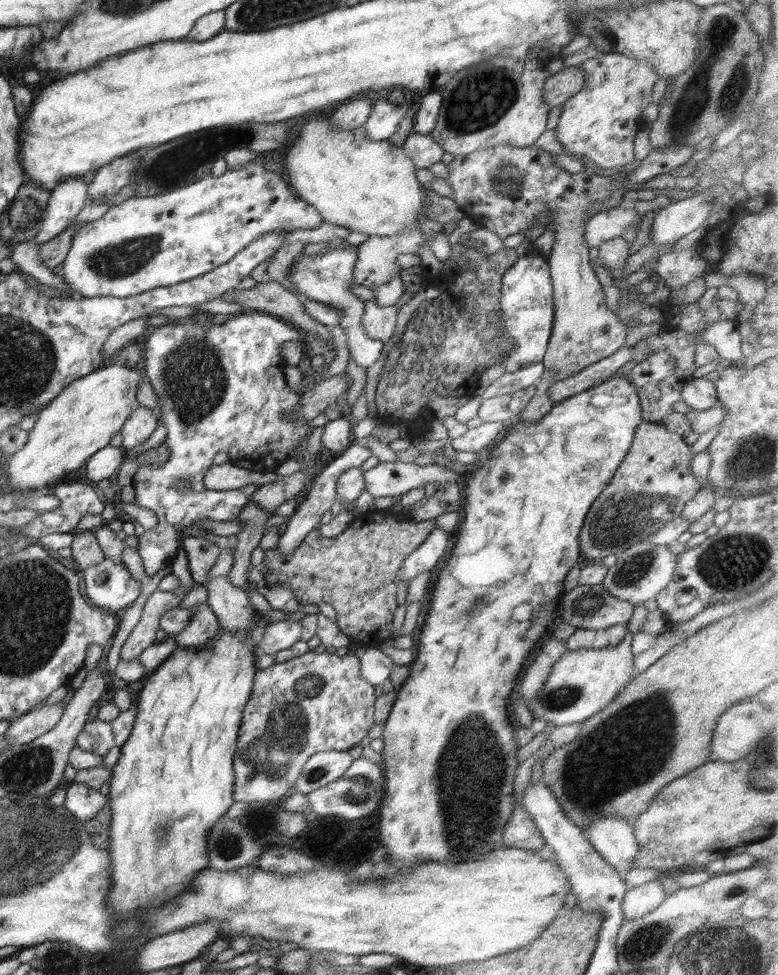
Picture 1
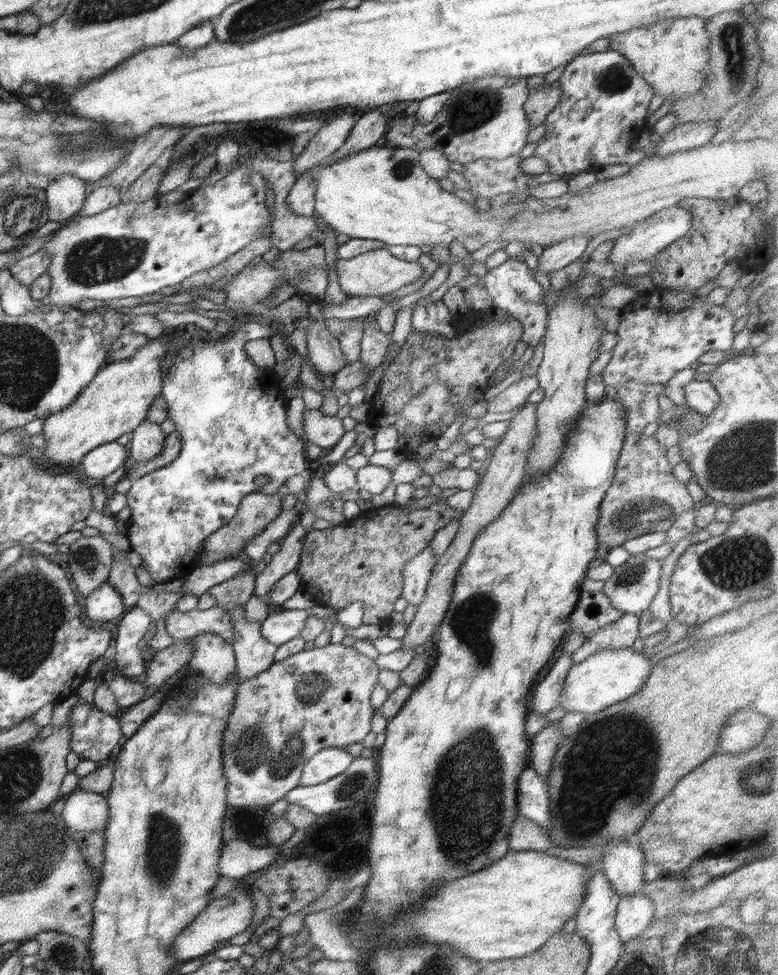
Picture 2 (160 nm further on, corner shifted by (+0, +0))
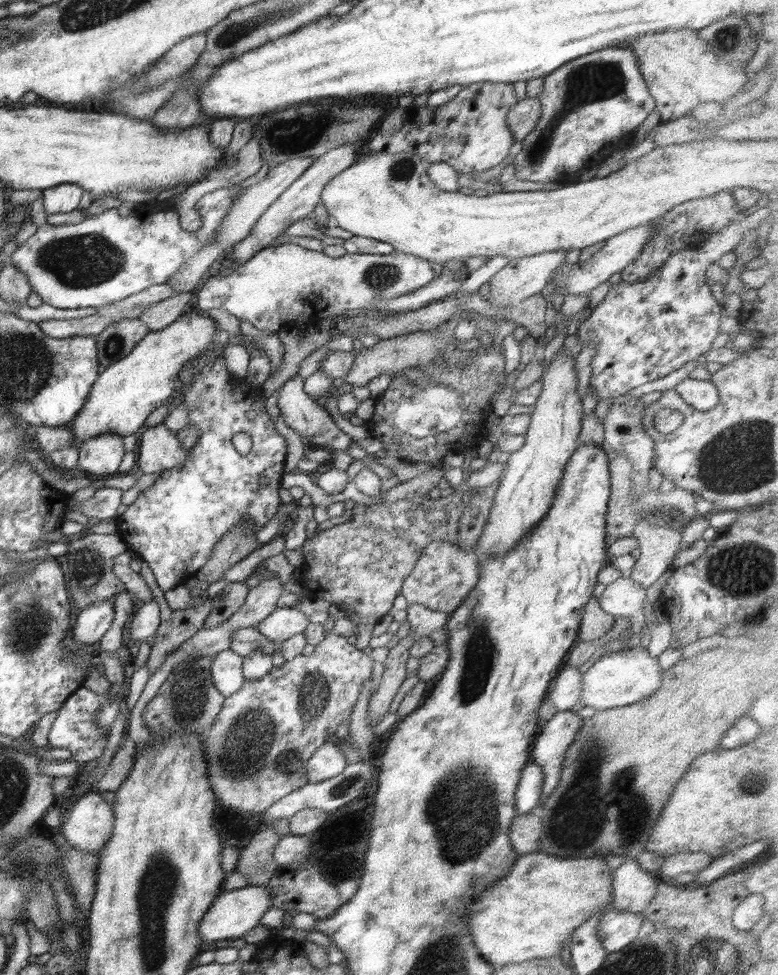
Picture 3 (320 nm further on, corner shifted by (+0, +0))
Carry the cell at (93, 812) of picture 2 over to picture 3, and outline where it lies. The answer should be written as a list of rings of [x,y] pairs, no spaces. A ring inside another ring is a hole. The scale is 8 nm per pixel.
[[[96,791],[81,796],[66,812],[60,830],[66,842],[84,852],[99,852],[111,839],[114,828],[112,805]]]

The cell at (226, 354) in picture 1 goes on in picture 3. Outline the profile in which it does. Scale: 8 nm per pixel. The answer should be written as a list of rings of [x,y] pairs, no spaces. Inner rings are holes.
[[[216,359],[212,364],[209,363],[206,365],[202,371],[192,379],[190,387],[184,391],[183,396],[184,401],[182,401],[181,405],[186,407],[187,415],[189,416],[188,425],[196,427],[199,430],[199,433],[201,434],[200,439],[196,441],[196,446],[187,452],[189,457],[184,464],[173,468],[172,470],[160,472],[156,481],[150,487],[147,487],[144,491],[140,492],[136,500],[127,506],[128,509],[122,515],[116,517],[118,536],[126,543],[129,551],[136,554],[139,560],[148,564],[148,568],[152,569],[152,572],[157,579],[160,590],[163,590],[164,592],[172,590],[172,588],[179,585],[184,585],[191,577],[194,577],[198,570],[200,570],[200,568],[202,568],[202,566],[206,564],[206,561],[212,556],[213,548],[219,544],[219,540],[224,538],[224,536],[227,535],[227,532],[230,532],[237,524],[239,524],[239,522],[241,522],[241,520],[243,520],[243,518],[245,518],[245,516],[251,518],[255,530],[259,531],[265,524],[268,524],[268,521],[279,511],[278,506],[281,504],[278,490],[280,490],[281,487],[282,476],[285,474],[284,464],[288,446],[285,438],[274,429],[274,423],[272,422],[272,419],[270,419],[270,415],[266,412],[266,398],[261,391],[261,388],[250,388],[250,386],[245,383],[245,378],[235,378],[234,376],[230,376],[229,372],[225,369],[225,362],[223,362],[223,359]],[[238,432],[246,432],[246,434],[249,434],[252,439],[252,448],[248,455],[243,456],[238,454],[232,444],[232,436],[238,434]],[[260,478],[268,478],[268,483],[264,485],[260,484]]]

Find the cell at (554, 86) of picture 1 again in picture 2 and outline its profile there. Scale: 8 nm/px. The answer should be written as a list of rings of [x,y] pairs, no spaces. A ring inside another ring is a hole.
[[[558,82],[552,86],[543,84],[531,91],[523,107],[532,129],[545,121],[545,118],[557,105],[560,95],[561,88]]]

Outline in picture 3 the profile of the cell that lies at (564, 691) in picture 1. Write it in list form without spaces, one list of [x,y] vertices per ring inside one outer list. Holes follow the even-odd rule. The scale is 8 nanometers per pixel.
[[[626,649],[602,656],[582,674],[581,704],[596,711],[620,709],[640,702],[656,694],[662,685],[662,668],[657,658],[652,658],[646,649]]]

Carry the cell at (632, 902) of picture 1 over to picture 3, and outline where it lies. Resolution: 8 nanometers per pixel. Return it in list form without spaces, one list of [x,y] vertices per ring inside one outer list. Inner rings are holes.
[[[611,908],[604,912],[598,922],[598,937],[602,948],[608,953],[615,953],[628,946],[638,936],[646,921],[644,914],[620,912]]]

